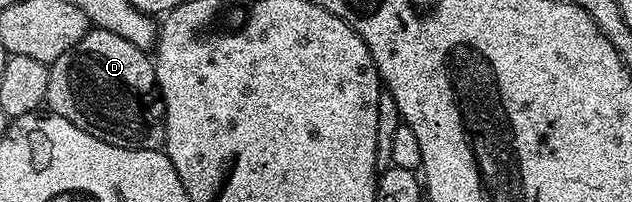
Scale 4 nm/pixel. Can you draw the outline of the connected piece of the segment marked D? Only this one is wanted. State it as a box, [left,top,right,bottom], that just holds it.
[45,27,167,150]

